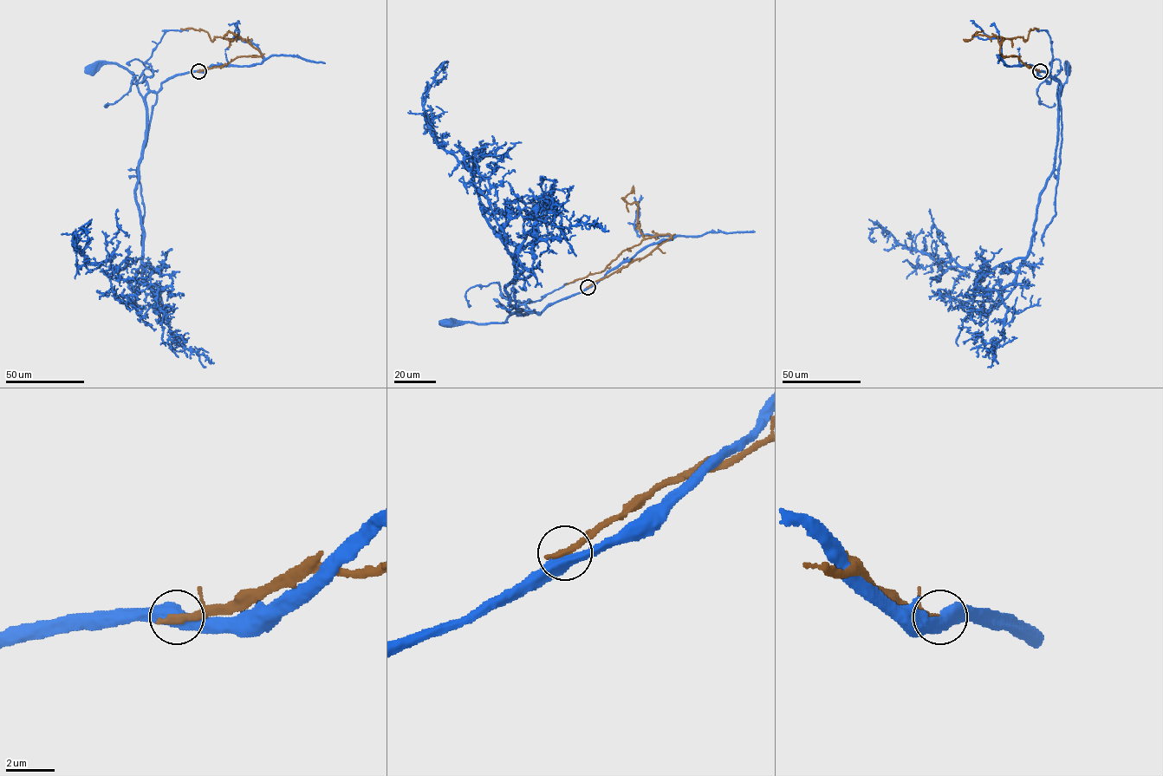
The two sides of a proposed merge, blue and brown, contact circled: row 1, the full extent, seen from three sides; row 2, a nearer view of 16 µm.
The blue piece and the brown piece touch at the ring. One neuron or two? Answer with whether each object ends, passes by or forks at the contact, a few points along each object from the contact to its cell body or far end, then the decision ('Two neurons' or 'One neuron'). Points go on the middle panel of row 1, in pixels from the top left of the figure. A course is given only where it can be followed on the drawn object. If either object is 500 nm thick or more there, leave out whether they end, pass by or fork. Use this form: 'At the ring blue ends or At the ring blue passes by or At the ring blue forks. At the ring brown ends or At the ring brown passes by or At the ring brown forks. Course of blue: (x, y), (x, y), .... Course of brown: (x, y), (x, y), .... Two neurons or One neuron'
Course of blue: (588, 287), (550, 303), (540, 314), (519, 309), (503, 322), (464, 322), (450, 325), (445, 325), (445, 322). Course of brown: (588, 287), (636, 258), (643, 258), (671, 236), (659, 234), (643, 239), (624, 250), (604, 270), (565, 284). Two neurons

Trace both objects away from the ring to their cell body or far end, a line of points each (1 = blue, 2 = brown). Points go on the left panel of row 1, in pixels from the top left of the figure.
1: (198, 71), (170, 77), (144, 100), (134, 76), (120, 66), (104, 63), (89, 69)
2: (198, 71), (227, 65), (240, 56), (261, 55), (240, 38), (216, 36), (212, 41), (203, 30), (180, 29)

